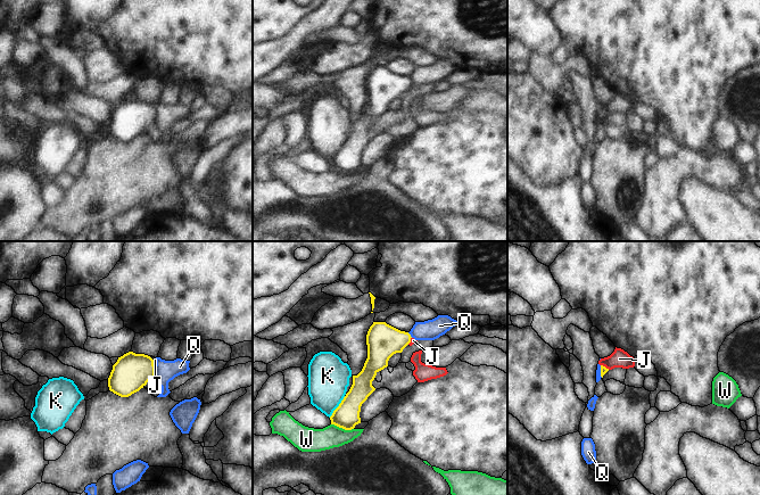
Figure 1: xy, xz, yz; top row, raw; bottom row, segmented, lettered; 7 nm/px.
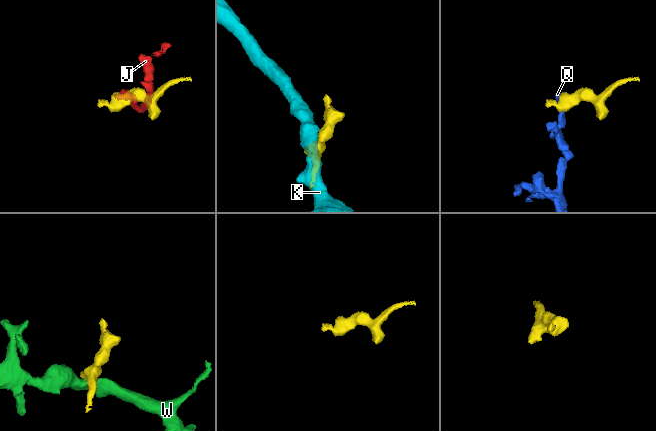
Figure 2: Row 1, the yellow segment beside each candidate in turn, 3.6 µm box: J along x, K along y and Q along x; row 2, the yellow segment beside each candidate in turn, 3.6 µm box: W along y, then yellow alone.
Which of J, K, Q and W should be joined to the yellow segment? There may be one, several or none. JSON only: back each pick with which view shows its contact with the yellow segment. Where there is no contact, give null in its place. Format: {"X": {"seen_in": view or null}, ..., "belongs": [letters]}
{"belongs": []}

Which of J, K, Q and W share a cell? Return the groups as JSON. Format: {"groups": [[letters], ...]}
{"groups": [["J", "Q"], ["K"], ["W"]]}

